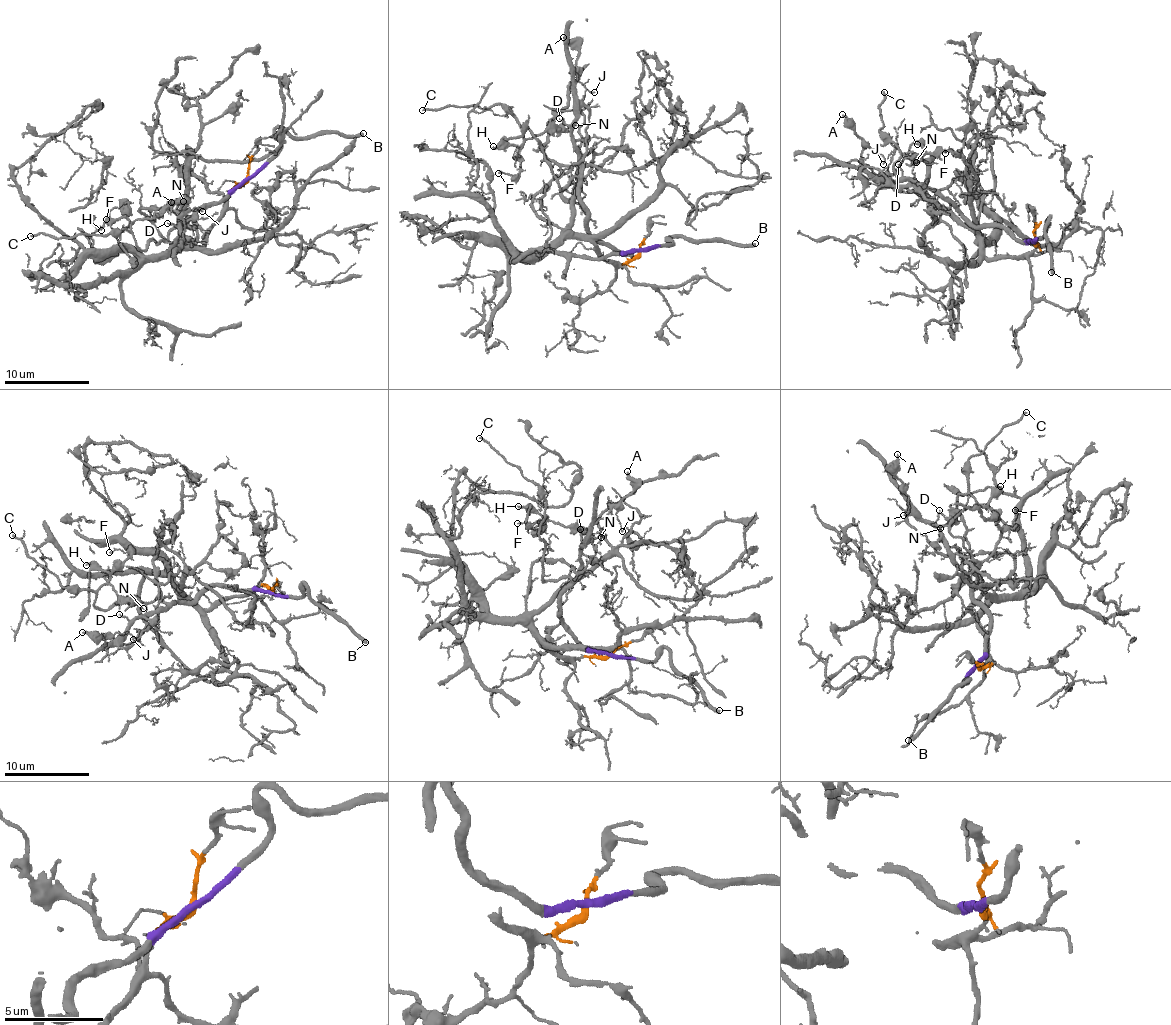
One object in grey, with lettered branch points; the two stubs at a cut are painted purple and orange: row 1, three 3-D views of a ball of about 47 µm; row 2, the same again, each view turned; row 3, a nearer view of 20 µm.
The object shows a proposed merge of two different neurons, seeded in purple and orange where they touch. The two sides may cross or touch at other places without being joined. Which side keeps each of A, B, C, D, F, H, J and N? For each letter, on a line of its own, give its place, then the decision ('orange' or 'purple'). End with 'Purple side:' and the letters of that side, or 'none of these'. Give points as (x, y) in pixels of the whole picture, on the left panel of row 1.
A: place (171, 202); purple
B: place (363, 133); purple
C: place (30, 236); purple
D: place (167, 223); purple
F: place (106, 219); purple
H: place (101, 230); purple
J: place (202, 211); purple
N: place (183, 201); purple
Purple side: A, B, C, D, F, H, J, N

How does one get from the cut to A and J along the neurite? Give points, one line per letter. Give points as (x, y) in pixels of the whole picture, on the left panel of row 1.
A: (248, 178), (224, 199), (199, 209), (196, 227), (186, 218), (179, 225), (184, 242), (186, 202), (171, 202)
J: (248, 178), (196, 214), (196, 227), (186, 218), (179, 225), (184, 242), (186, 212), (203, 211)

